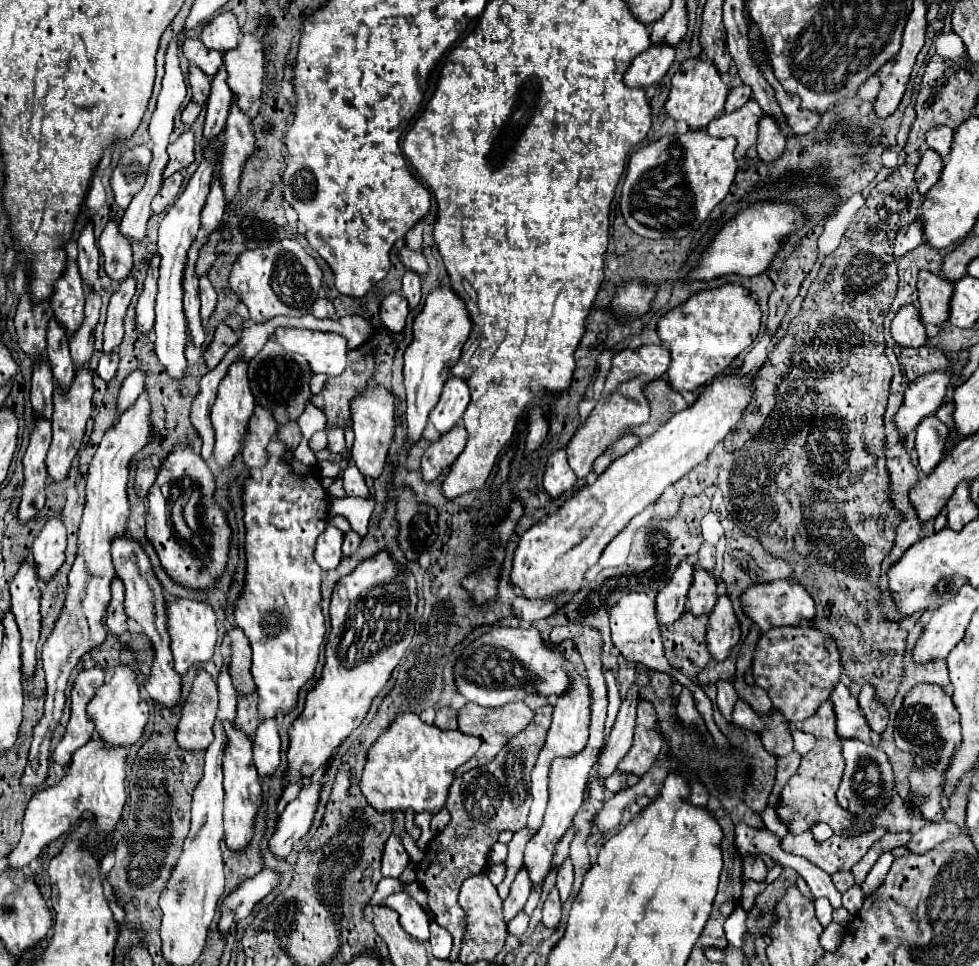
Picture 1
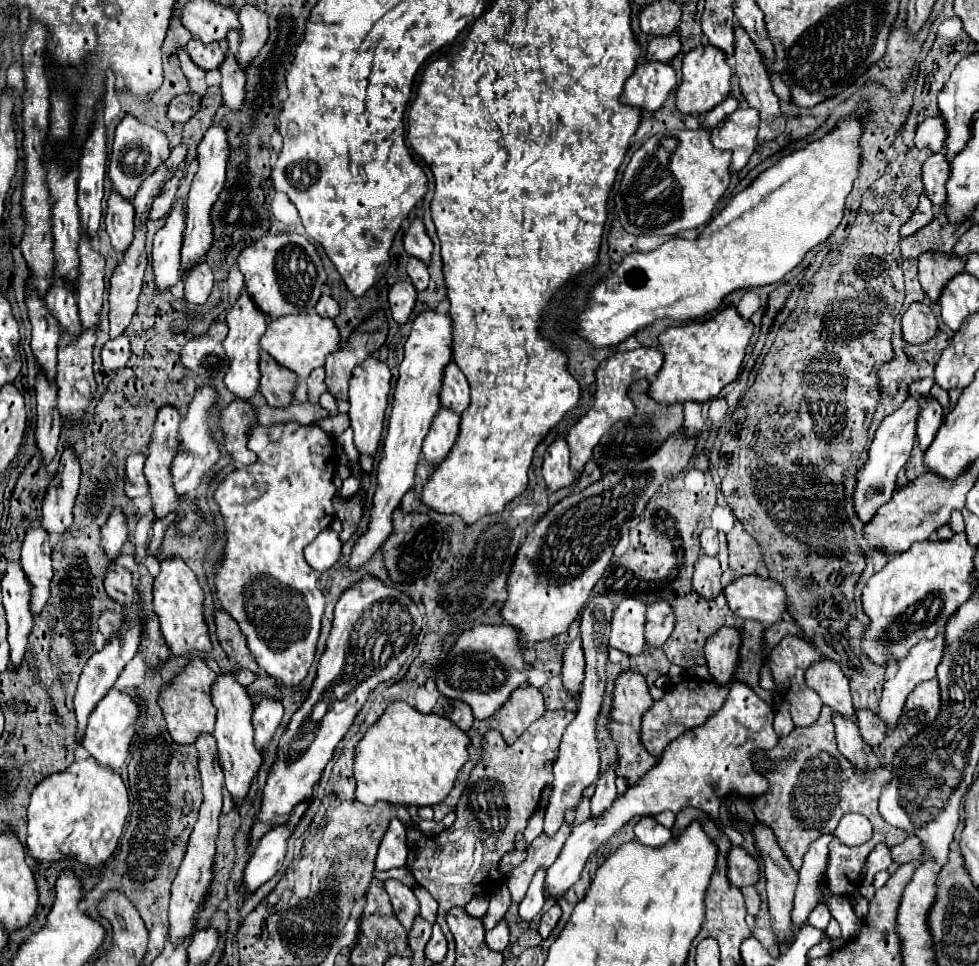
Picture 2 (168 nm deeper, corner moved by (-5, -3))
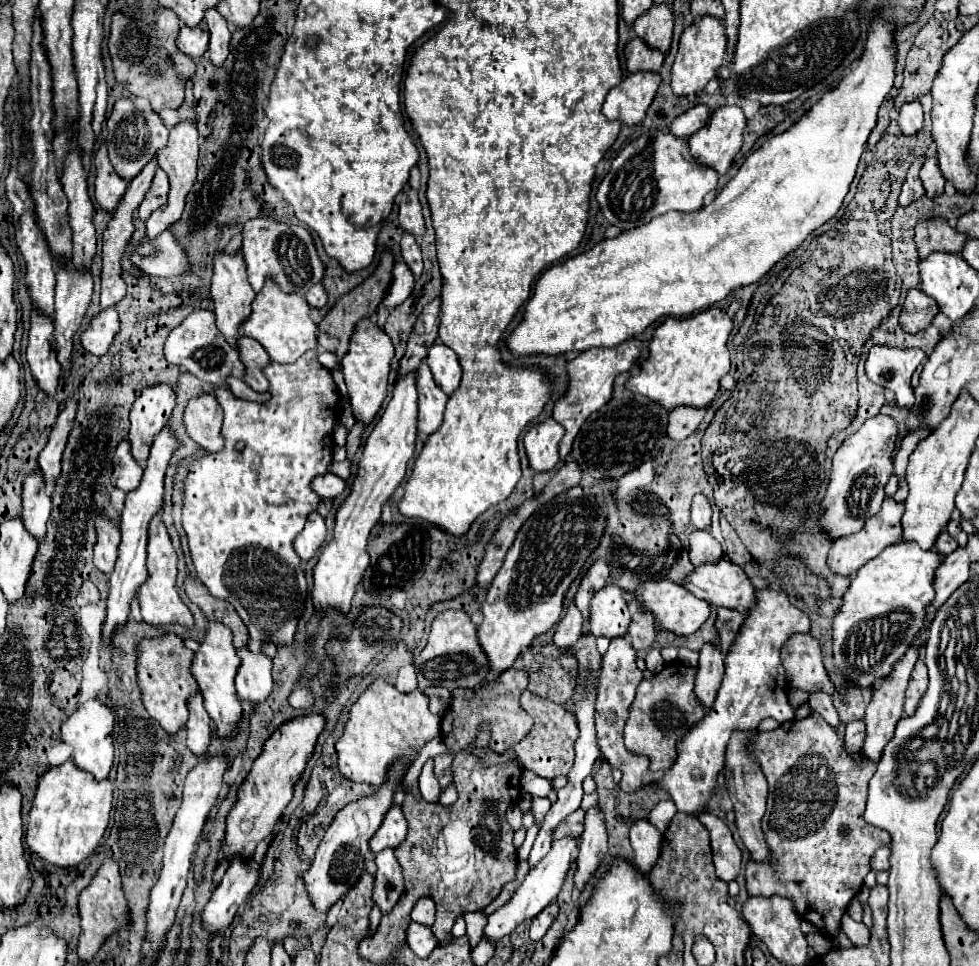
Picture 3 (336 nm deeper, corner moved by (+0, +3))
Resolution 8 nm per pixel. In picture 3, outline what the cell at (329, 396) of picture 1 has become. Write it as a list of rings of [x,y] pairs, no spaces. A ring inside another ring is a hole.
[[[382,251],[380,255],[380,263],[376,267],[376,271],[356,289],[352,289],[350,293],[342,295],[336,299],[334,307],[324,315],[324,319],[318,323],[318,345],[322,349],[328,349],[332,353],[338,355],[338,359],[344,357],[346,349],[348,349],[348,343],[350,343],[350,335],[354,331],[354,323],[360,321],[362,317],[366,315],[374,315],[374,309],[380,305],[380,301],[384,299],[386,295],[386,289],[390,285],[390,275],[392,275],[392,267],[394,267],[394,257],[392,257],[392,251]]]

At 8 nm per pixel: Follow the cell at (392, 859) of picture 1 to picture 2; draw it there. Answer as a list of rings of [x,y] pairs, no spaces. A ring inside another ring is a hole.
[[[391,819],[389,829],[379,845],[375,865],[379,871],[403,867],[407,863],[407,829],[399,819]]]

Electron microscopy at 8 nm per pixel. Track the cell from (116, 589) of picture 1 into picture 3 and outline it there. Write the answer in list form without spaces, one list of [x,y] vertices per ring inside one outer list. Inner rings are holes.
[[[98,513],[94,519],[94,527],[98,533],[98,541],[94,545],[94,563],[96,567],[110,575],[114,571],[116,555],[118,555],[118,545],[120,545],[120,529],[112,519],[106,515]]]

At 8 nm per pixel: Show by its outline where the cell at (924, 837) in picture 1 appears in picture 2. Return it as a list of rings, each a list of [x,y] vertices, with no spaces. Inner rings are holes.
[[[911,835],[911,837],[909,837],[907,841],[903,841],[901,845],[895,845],[893,851],[891,851],[891,855],[893,855],[893,861],[897,861],[897,863],[907,863],[907,861],[911,861],[911,859],[919,859],[919,857],[923,855],[921,839],[915,837],[915,835]]]

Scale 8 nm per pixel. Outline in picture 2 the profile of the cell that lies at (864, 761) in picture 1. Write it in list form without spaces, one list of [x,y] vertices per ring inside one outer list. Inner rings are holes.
[[[833,715],[833,723],[835,723],[837,747],[839,747],[841,755],[845,759],[849,759],[849,763],[855,769],[861,769],[865,773],[865,769],[879,769],[879,767],[883,767],[879,757],[875,755],[873,747],[861,737],[859,727],[855,725],[855,721],[843,719],[841,715]]]

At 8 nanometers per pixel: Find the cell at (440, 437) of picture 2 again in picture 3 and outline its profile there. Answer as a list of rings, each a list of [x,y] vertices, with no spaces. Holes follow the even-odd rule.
[[[422,363],[416,369],[416,389],[418,389],[418,431],[430,435],[442,423],[448,395],[436,387],[430,367],[426,363]]]

